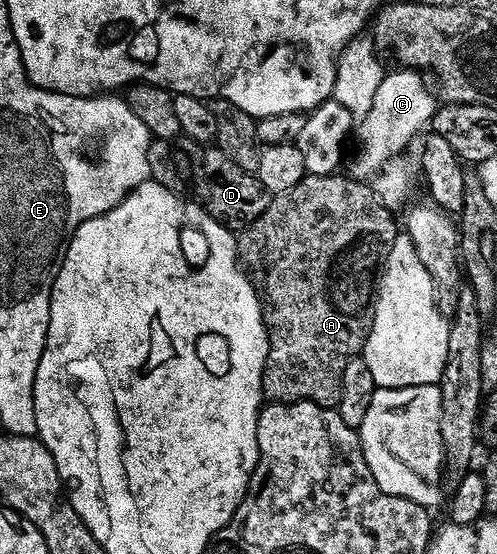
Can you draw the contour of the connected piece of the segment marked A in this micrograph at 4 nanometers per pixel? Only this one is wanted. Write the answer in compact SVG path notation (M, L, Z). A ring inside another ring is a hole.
M305 175L300 182L295 183L294 187L288 191L282 191L280 194L273 196L269 200L266 211L262 211L262 215L258 215L258 219L254 219L254 223L247 225L245 229L239 230L238 240L236 243L236 252L240 259L240 264L245 273L248 274L248 281L254 287L254 291L258 295L260 300L260 310L264 316L264 326L268 332L268 354L266 355L266 363L264 364L264 370L262 371L262 387L264 388L263 396L272 403L287 403L290 401L312 401L316 405L327 405L329 407L335 406L340 397L340 384L343 379L343 371L346 369L346 365L350 363L352 359L363 350L366 339L368 338L368 332L372 326L372 307L374 304L374 298L376 295L376 286L378 284L378 274L383 266L385 259L390 255L390 247L394 247L394 239L398 232L398 221L394 218L393 210L386 208L381 201L378 200L375 188L371 184L363 183L361 180L353 179L351 176L345 175Z

